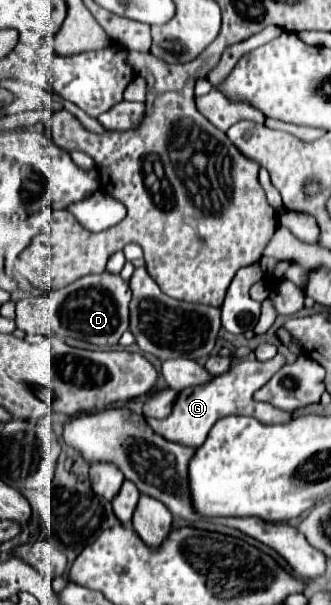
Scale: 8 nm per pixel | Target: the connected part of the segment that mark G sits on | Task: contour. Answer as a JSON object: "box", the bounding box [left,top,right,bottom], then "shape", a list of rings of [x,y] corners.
{"box":[147,354,291,446],"shape":[[[277,354],[275,358],[267,360],[267,362],[259,362],[259,360],[241,360],[239,364],[233,364],[225,374],[221,374],[219,378],[215,378],[213,382],[205,384],[205,386],[195,386],[195,388],[185,388],[179,392],[173,412],[169,418],[165,420],[147,420],[149,426],[161,434],[167,440],[173,442],[181,442],[185,446],[201,446],[211,430],[211,426],[225,416],[231,414],[243,414],[243,416],[253,416],[265,424],[283,424],[287,420],[291,420],[289,412],[277,410],[275,406],[267,404],[267,402],[255,402],[253,394],[255,390],[259,390],[261,386],[265,386],[265,382],[269,382],[269,378],[281,368],[285,366],[285,358],[281,354]]]}

